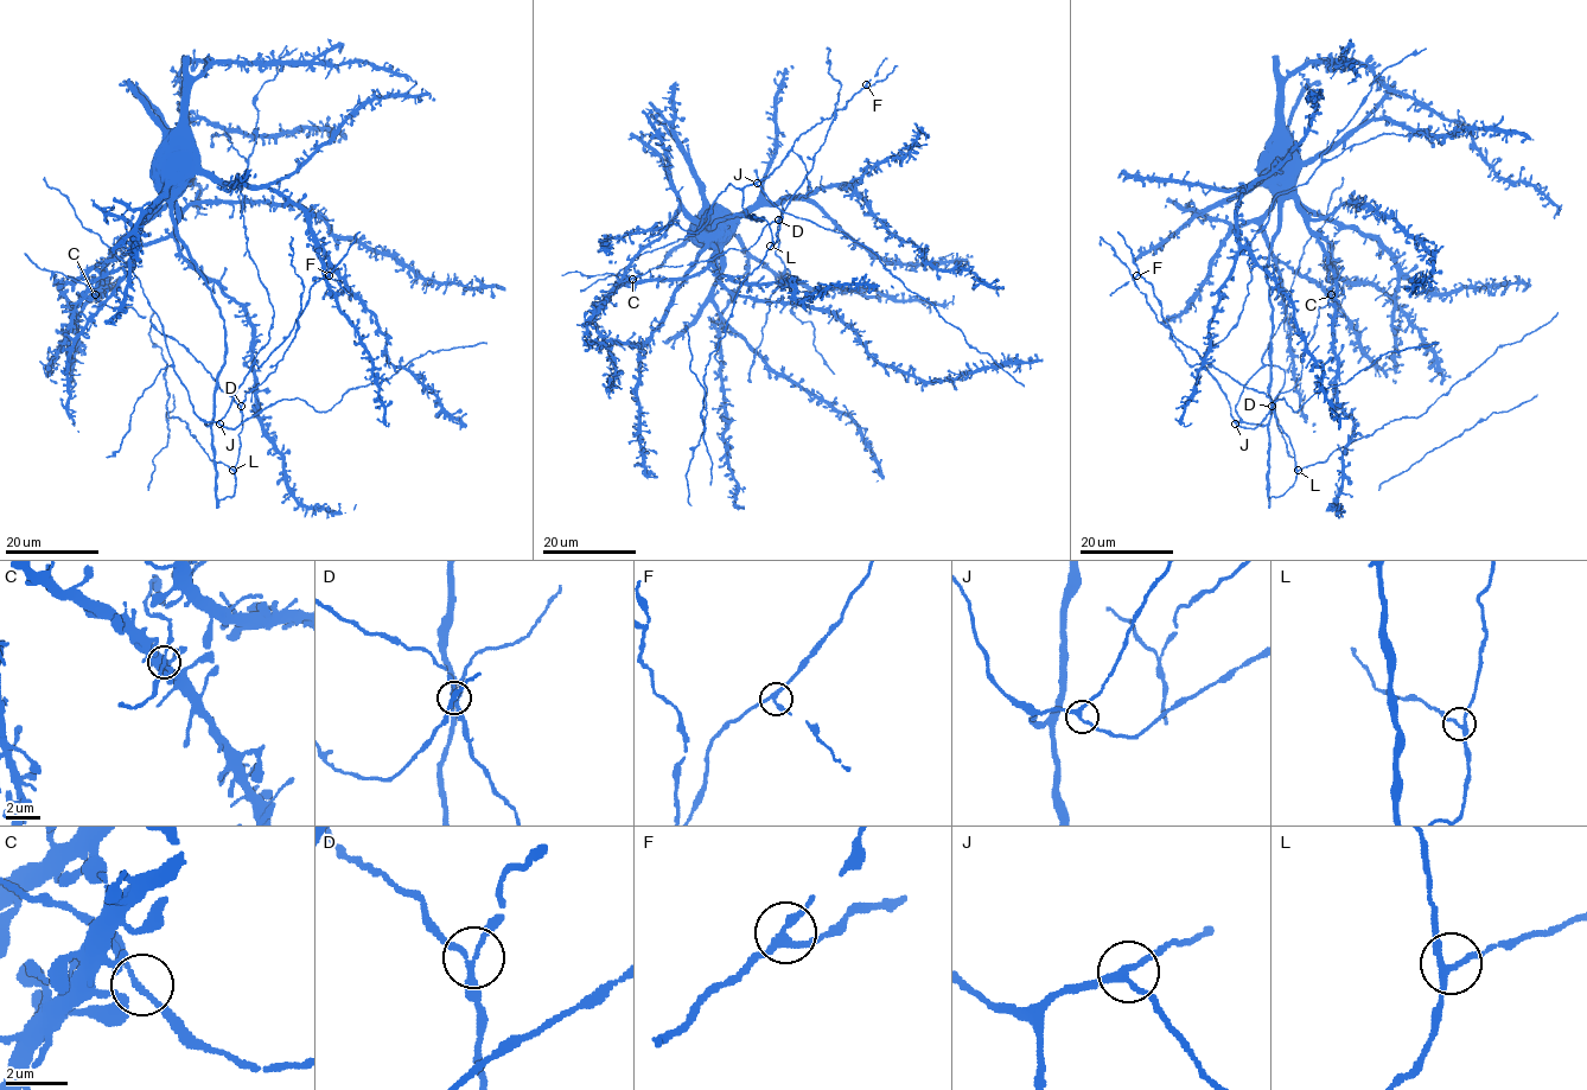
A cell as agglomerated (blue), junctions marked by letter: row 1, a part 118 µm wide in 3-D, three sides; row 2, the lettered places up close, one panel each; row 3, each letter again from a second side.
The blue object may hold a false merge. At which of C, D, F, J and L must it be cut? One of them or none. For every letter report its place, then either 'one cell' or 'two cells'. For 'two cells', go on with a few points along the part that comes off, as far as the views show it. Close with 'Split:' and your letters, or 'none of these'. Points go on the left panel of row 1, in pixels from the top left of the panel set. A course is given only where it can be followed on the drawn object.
C: (95, 294) | one cell
D: (241, 406) | one cell
F: (329, 275) | one cell
J: (220, 424) | one cell
L: (233, 470) | one cell
Split: none of these

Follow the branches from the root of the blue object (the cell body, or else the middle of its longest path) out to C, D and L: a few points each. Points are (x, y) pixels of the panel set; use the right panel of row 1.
C: (1273, 190), (1273, 208), (1262, 222), (1268, 249), (1331, 294)
D: (1273, 190), (1278, 228), (1266, 271), (1272, 308), (1269, 499), (1280, 496), (1296, 475), (1289, 438), (1272, 406)
L: (1273, 190), (1278, 201), (1278, 228), (1266, 271), (1272, 308), (1269, 499), (1280, 496), (1293, 484), (1298, 470)

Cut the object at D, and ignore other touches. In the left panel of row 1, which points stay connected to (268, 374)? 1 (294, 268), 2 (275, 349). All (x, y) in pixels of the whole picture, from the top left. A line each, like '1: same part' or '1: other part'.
1: same part
2: other part

